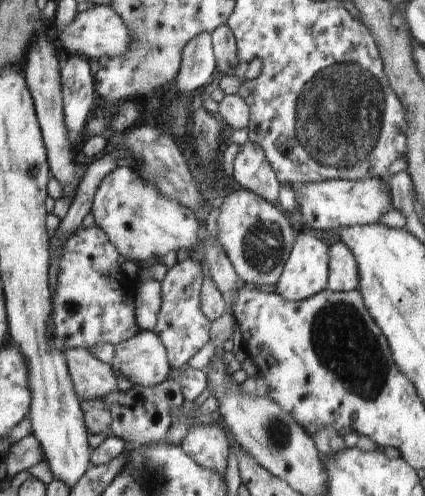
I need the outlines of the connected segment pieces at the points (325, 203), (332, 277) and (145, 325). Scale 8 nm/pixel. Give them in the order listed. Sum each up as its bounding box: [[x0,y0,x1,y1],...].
[[295,178,393,230],[327,241,358,292],[135,280,161,330]]

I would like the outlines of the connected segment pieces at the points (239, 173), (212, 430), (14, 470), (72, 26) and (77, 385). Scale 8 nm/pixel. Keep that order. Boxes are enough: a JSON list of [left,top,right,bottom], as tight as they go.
[[233,139,282,206],[180,423,231,475],[3,433,42,477],[58,5,131,59],[64,347,117,399]]

